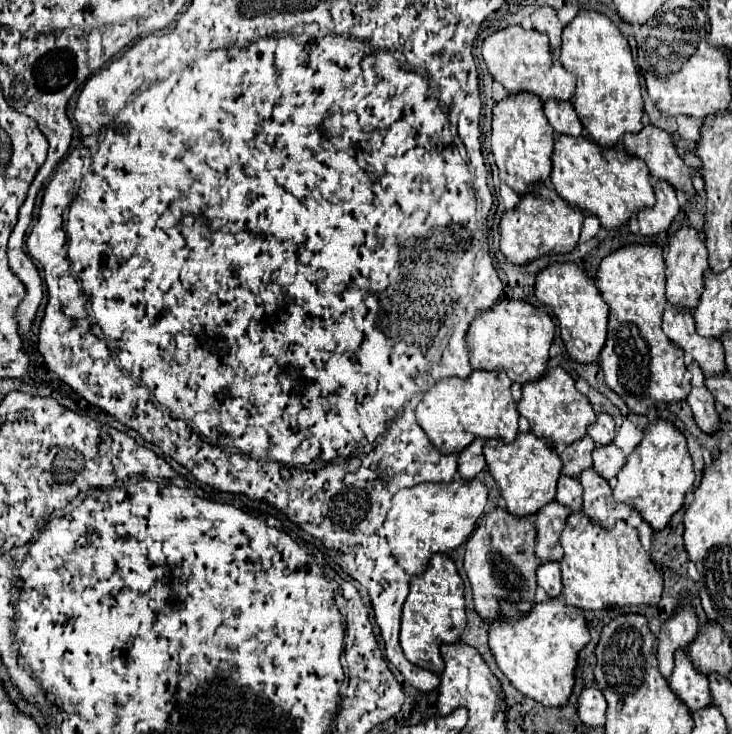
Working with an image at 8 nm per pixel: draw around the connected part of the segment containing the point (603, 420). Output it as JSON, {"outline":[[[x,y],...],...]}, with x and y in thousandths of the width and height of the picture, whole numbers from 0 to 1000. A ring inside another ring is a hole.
{"outline":[[[816,563],[816,574],[802,582],[802,593],[810,595],[810,601],[818,606],[829,606],[840,595],[840,574],[832,563]]]}

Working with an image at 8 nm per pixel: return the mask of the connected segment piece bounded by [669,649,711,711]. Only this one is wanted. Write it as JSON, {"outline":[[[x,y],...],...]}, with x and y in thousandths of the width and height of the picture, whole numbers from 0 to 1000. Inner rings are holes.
{"outline":[[[933,884],[922,890],[922,911],[914,922],[914,933],[919,944],[928,947],[928,952],[933,952],[944,969],[952,969],[955,963],[963,963],[971,958],[966,922],[949,911],[947,901]]]}

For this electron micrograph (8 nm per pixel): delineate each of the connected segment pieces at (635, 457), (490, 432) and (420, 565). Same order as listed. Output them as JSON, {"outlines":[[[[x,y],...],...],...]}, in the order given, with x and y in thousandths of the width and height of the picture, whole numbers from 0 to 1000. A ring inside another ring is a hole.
{"outlines":[[[[898,571],[881,582],[881,593],[876,604],[862,614],[857,631],[835,655],[837,661],[837,680],[846,685],[865,688],[881,710],[889,713],[895,723],[903,723],[922,696],[933,691],[933,677],[939,666],[947,663],[949,644],[947,631],[939,612],[936,593],[925,584],[922,576],[911,571]]],[[[646,505],[641,514],[600,516],[578,546],[570,552],[570,576],[583,590],[589,604],[605,617],[627,617],[649,595],[684,598],[698,604],[706,595],[706,549],[698,541],[698,516],[687,508]]],[[[654,653],[613,658],[572,658],[548,666],[534,680],[534,693],[526,707],[526,729],[534,756],[561,783],[583,775],[592,753],[611,753],[627,745],[646,726],[652,707],[660,702],[665,685],[665,663]]]]}

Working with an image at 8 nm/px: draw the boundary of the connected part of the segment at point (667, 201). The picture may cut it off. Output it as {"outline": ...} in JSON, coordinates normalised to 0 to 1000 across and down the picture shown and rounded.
{"outline":[[[900,244],[895,252],[895,279],[881,282],[870,290],[873,307],[876,307],[876,320],[898,320],[903,315],[911,315],[922,293],[928,290],[928,274],[922,266],[922,255],[906,244]]]}

